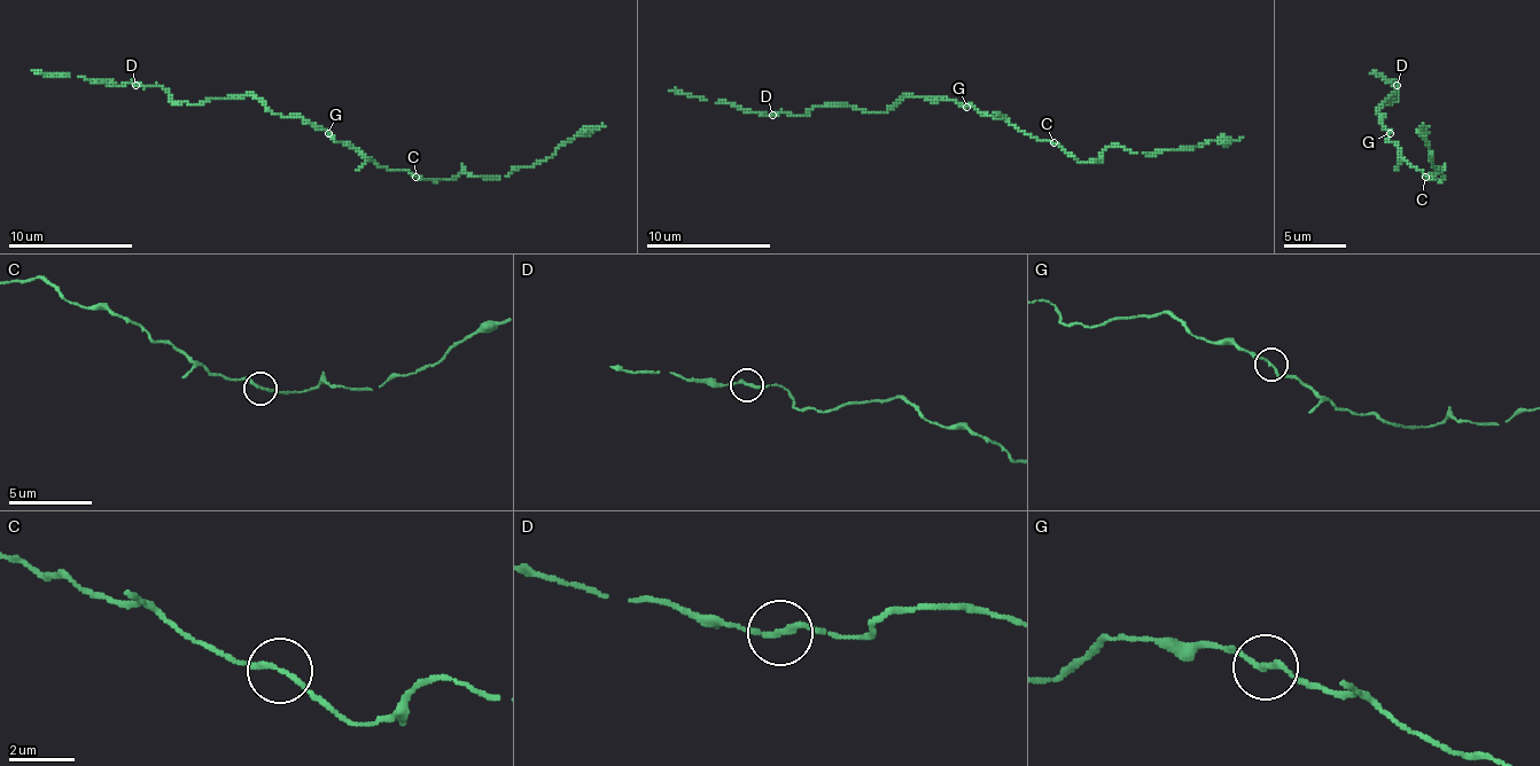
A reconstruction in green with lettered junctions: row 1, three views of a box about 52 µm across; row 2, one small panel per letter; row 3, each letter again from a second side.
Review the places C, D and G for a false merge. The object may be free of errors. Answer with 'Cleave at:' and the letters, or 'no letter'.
Cleave at: no letter

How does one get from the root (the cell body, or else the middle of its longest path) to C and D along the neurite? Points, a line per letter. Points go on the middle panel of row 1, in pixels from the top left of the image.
C: (965, 107), (990, 116), (1003, 116), (1021, 131), (1052, 143)
D: (965, 107), (938, 96), (903, 96), (885, 112), (816, 107), (807, 116), (772, 116)

